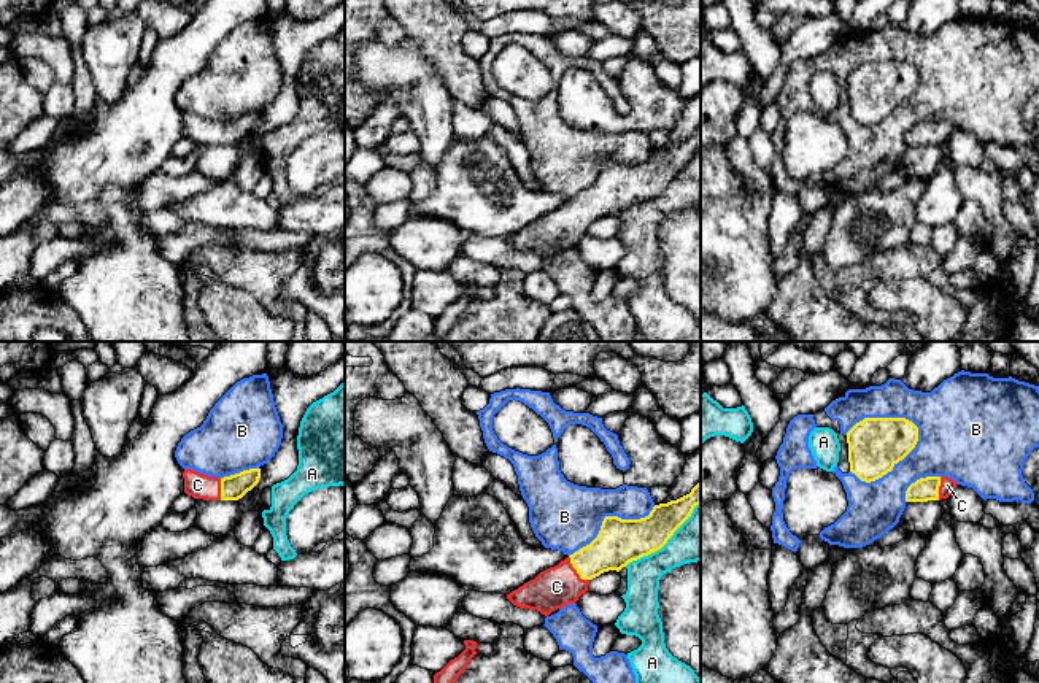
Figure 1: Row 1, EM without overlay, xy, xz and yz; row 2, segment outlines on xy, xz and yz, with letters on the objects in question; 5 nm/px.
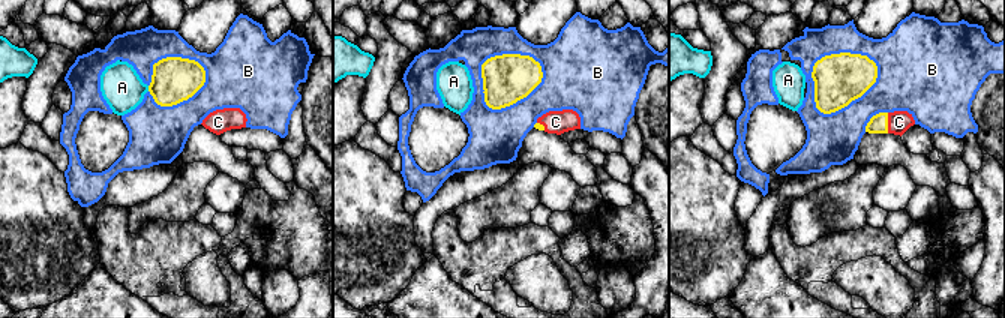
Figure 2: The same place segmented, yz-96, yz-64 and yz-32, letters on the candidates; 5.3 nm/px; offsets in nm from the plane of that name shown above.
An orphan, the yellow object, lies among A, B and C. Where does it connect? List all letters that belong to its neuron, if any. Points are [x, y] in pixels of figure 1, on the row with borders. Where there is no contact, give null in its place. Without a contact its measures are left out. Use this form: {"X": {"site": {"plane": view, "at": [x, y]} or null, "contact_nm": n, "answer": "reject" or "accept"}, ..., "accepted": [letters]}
{"A": {"site": {"plane": "xz", "at": [664, 544]}, "contact_nm": 500, "answer": "reject"}, "B": {"site": {"plane": "yz", "at": [892, 469]}, "contact_nm": 420, "answer": "reject"}, "C": {"site": {"plane": "xz", "at": [575, 569]}, "contact_nm": 160, "answer": "accept"}, "accepted": ["C"]}

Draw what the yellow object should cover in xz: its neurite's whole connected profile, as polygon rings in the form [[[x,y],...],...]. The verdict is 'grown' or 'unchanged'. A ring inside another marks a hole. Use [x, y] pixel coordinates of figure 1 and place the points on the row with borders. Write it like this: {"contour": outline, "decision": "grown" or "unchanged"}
{"contour": [[[701,481],[689,494],[655,505],[645,518],[605,516],[597,537],[589,545],[540,572],[534,580],[507,594],[507,599],[520,608],[537,610],[545,616],[575,604],[588,591],[593,578],[608,570],[620,572],[629,562],[661,550],[699,504]]], "decision": "grown"}

